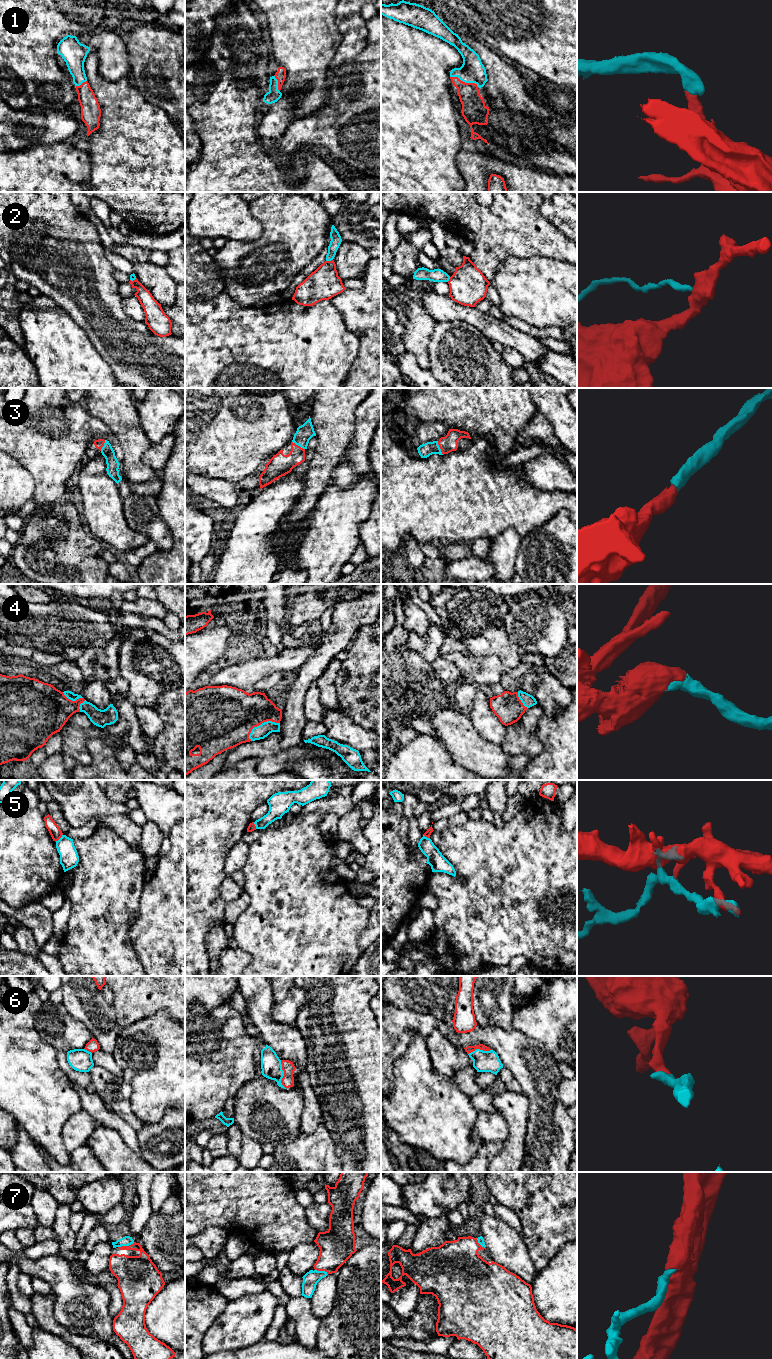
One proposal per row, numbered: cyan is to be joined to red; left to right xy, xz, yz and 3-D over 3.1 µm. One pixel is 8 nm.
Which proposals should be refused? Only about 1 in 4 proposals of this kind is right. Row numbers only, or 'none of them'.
2, 5

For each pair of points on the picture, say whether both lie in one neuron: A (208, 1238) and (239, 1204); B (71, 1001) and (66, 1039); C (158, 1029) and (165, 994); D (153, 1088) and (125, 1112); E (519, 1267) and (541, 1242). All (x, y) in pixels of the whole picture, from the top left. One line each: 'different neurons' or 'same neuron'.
A: different neurons
B: different neurons
C: different neurons
D: different neurons
E: different neurons

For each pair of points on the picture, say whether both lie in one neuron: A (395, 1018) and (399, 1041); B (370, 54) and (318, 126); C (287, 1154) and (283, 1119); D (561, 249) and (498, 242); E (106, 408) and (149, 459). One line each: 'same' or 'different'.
A: same
B: same
C: different
D: same
E: different

